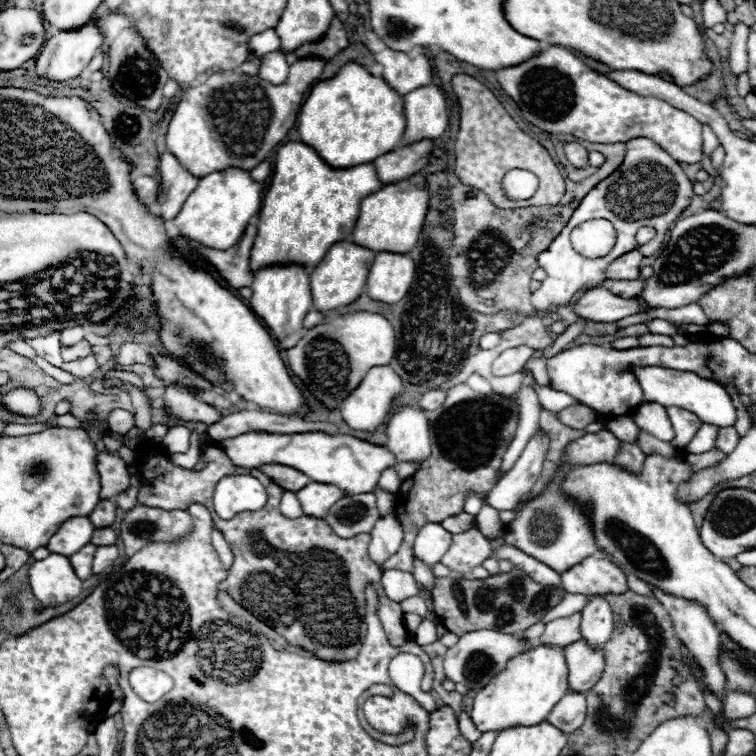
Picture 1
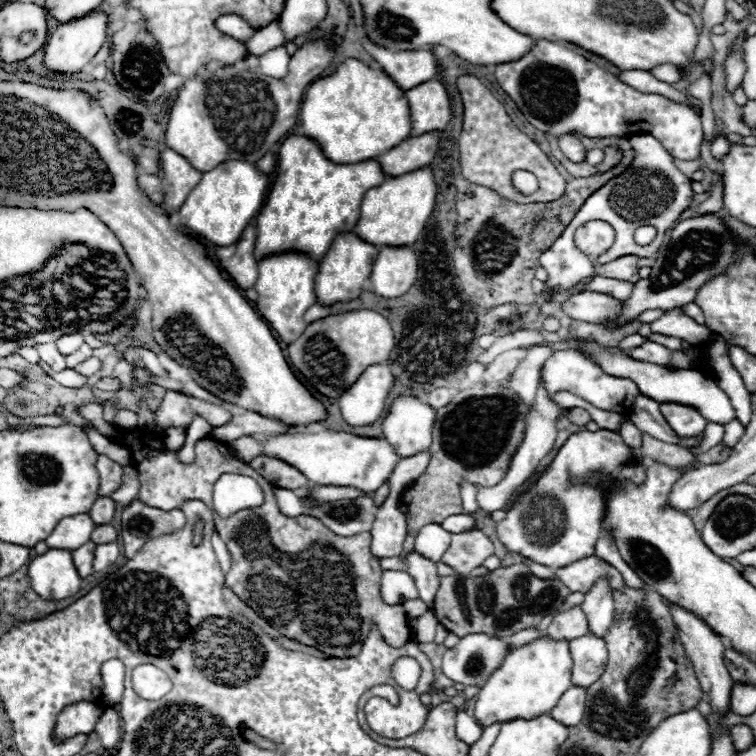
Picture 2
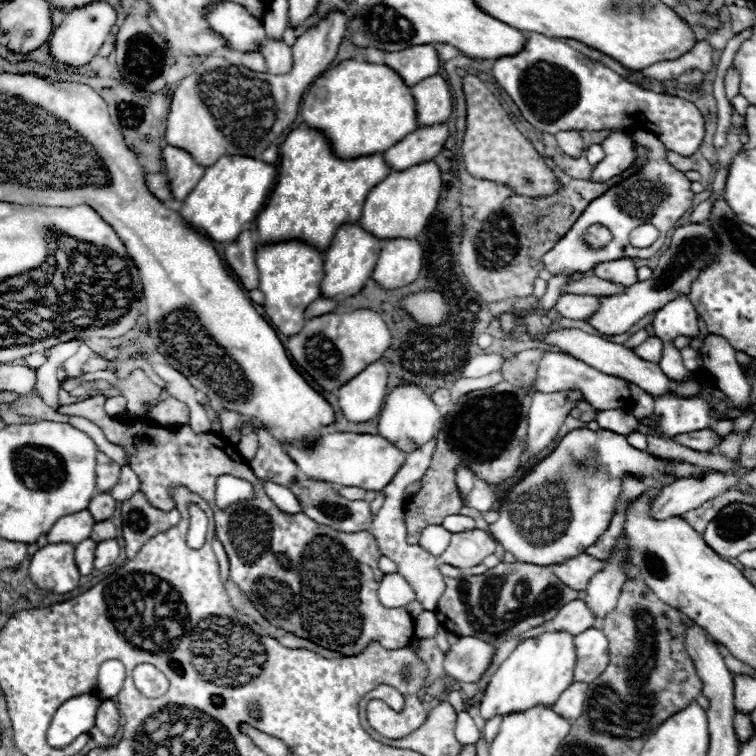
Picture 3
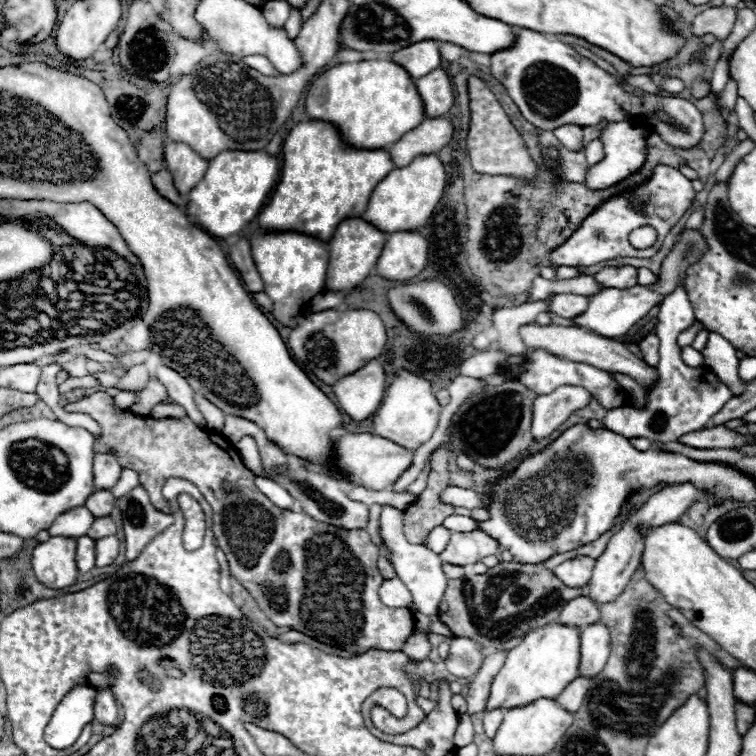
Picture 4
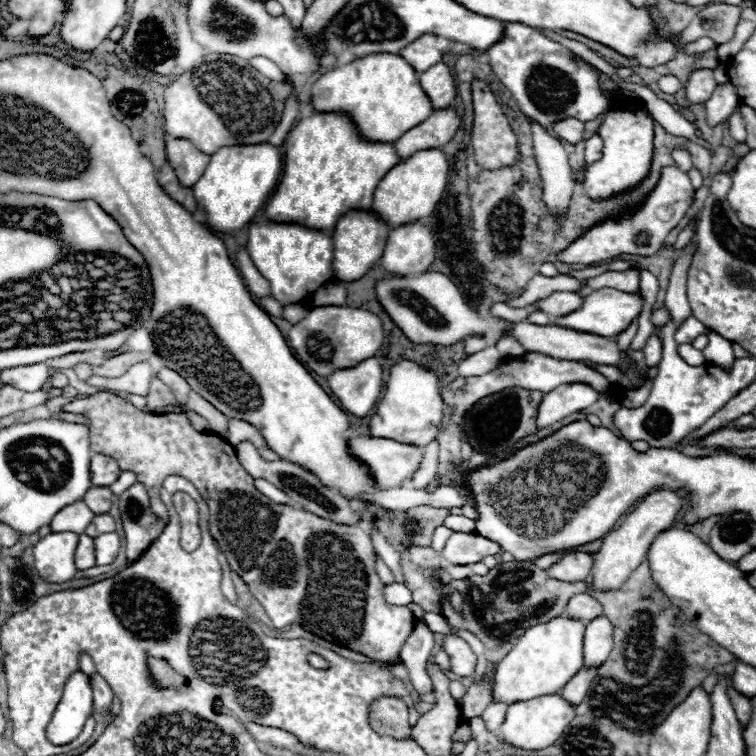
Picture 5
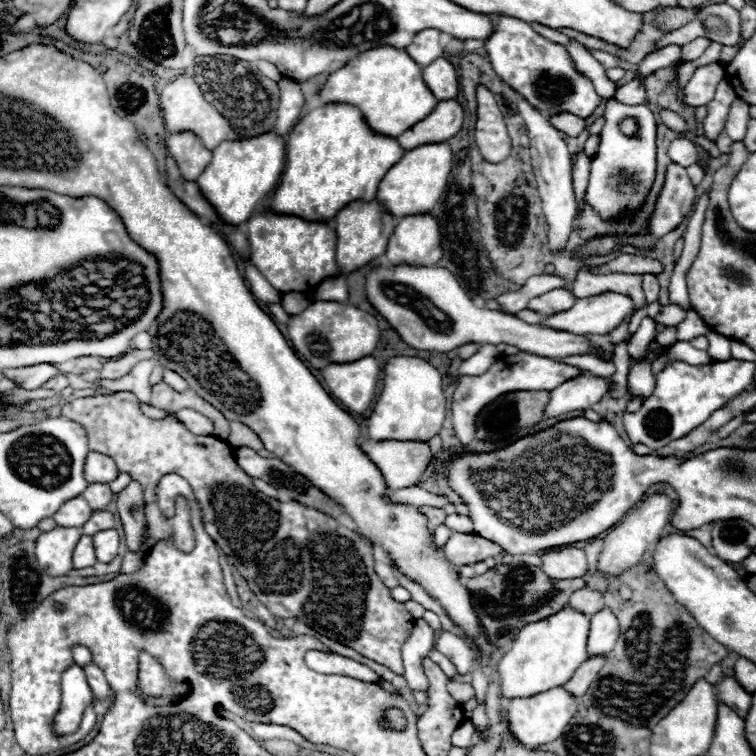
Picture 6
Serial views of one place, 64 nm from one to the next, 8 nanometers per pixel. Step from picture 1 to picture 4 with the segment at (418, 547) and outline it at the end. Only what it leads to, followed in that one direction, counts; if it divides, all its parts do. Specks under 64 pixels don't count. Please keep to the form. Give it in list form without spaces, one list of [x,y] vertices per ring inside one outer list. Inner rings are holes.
[[[436,526],[436,528],[430,530],[430,534],[428,534],[424,546],[428,546],[432,552],[440,554],[440,552],[444,552],[444,548],[448,546],[448,538],[450,538],[450,534],[452,534],[452,532],[450,532],[448,528],[444,528],[444,526]]]

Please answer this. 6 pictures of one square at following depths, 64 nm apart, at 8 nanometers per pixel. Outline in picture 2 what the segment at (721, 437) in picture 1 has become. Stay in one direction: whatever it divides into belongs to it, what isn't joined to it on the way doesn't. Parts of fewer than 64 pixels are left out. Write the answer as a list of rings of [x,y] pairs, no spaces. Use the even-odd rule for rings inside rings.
[[[732,420],[730,424],[724,426],[724,438],[722,438],[722,444],[726,444],[728,448],[732,448],[744,434],[744,426],[738,422],[738,420]]]

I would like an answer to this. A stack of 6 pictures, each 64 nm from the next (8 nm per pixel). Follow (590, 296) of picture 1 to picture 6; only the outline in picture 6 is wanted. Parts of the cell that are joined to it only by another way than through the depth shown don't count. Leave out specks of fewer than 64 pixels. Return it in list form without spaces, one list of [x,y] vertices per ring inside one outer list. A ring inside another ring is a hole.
[[[560,288],[532,298],[532,302],[528,304],[528,310],[534,310],[538,314],[556,314],[556,310],[568,310],[570,306],[574,306],[574,302],[576,302],[576,296]]]

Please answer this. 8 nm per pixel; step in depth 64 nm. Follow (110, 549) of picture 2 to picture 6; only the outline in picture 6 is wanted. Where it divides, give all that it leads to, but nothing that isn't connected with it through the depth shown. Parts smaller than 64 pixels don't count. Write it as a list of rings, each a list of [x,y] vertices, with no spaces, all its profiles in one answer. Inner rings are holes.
[[[102,530],[98,534],[92,536],[94,538],[94,546],[96,546],[96,558],[98,562],[112,562],[116,558],[118,552],[118,544],[120,544],[120,536],[118,532],[112,530]]]

